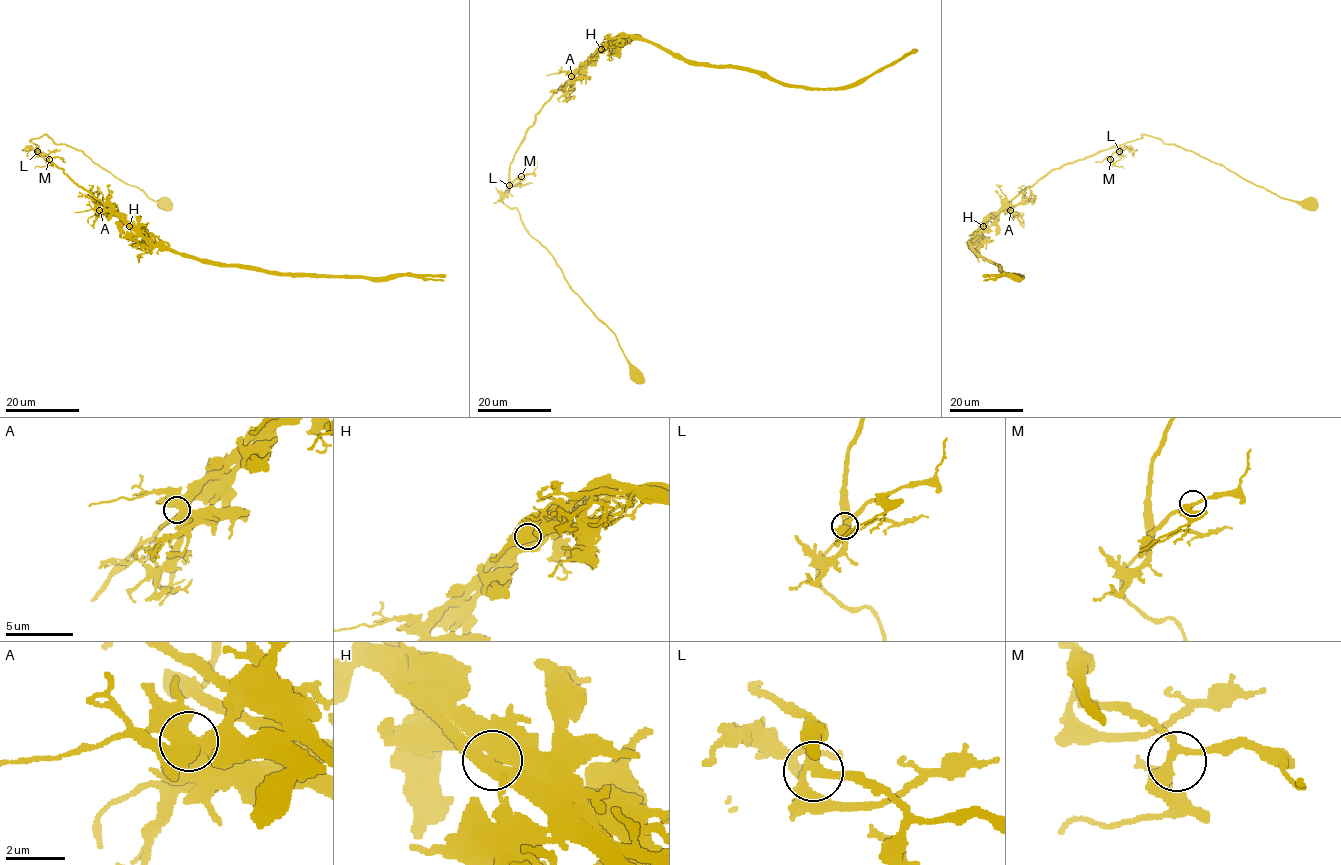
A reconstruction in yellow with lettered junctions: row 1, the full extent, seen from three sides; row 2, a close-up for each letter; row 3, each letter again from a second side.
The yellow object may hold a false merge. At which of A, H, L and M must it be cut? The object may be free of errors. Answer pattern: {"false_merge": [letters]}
{"false_merge": ["H"]}

